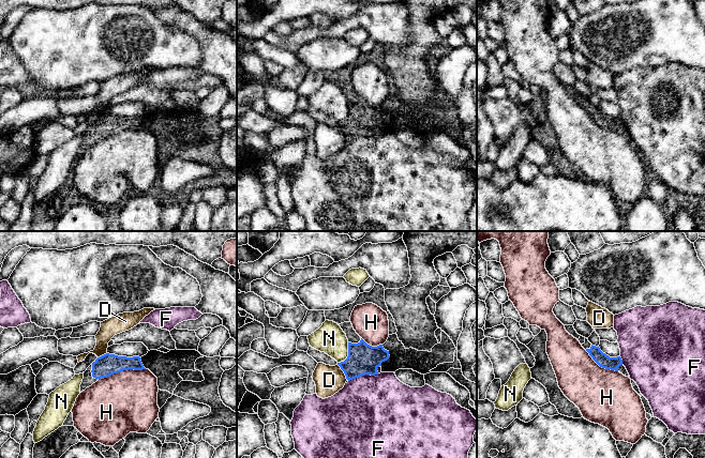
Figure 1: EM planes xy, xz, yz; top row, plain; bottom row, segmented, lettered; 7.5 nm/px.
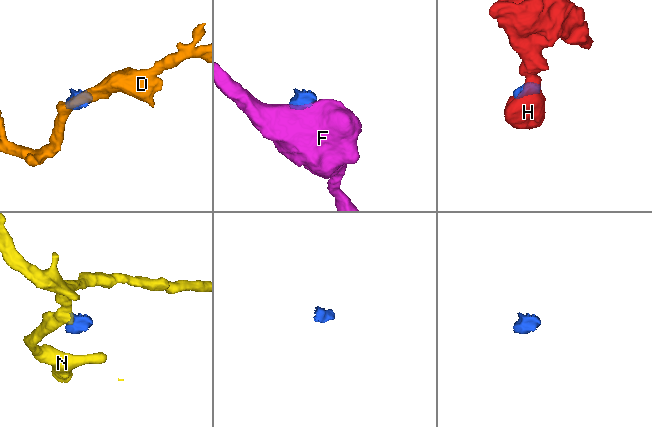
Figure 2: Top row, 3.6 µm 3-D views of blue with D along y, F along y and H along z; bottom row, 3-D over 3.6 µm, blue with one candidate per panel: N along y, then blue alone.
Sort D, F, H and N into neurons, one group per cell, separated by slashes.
D / F / H / N

